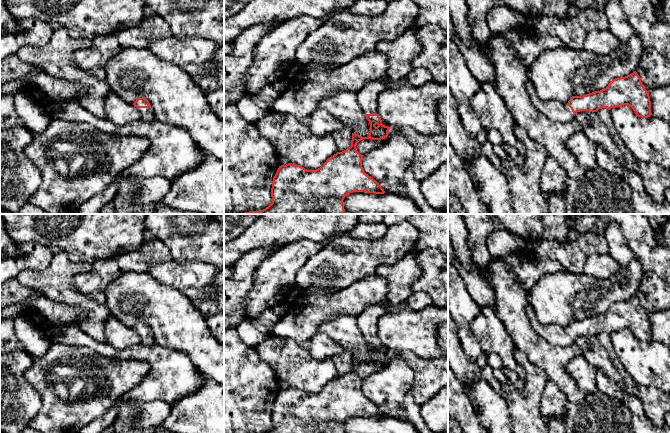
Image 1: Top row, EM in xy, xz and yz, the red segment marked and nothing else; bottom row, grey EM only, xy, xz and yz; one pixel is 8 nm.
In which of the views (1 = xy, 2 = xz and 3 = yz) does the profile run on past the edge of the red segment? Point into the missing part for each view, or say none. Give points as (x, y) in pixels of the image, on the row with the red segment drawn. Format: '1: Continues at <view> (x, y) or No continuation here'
1: Continues at xy (147, 114)
2: Continues at xz (367, 97)
3: Continues at yz (556, 111)

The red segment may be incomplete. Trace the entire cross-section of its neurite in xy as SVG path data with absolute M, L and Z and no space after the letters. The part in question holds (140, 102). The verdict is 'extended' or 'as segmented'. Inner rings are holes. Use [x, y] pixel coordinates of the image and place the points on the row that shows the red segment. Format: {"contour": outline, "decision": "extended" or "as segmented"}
{"contour": "M137 97L133 105L140 109L141 119L144 121L153 121L155 120L155 114L151 109L149 101L145 98Z", "decision": "extended"}

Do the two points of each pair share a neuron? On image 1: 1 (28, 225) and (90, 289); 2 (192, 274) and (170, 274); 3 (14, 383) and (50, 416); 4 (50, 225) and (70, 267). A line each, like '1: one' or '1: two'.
1: two
2: one
3: two
4: two

